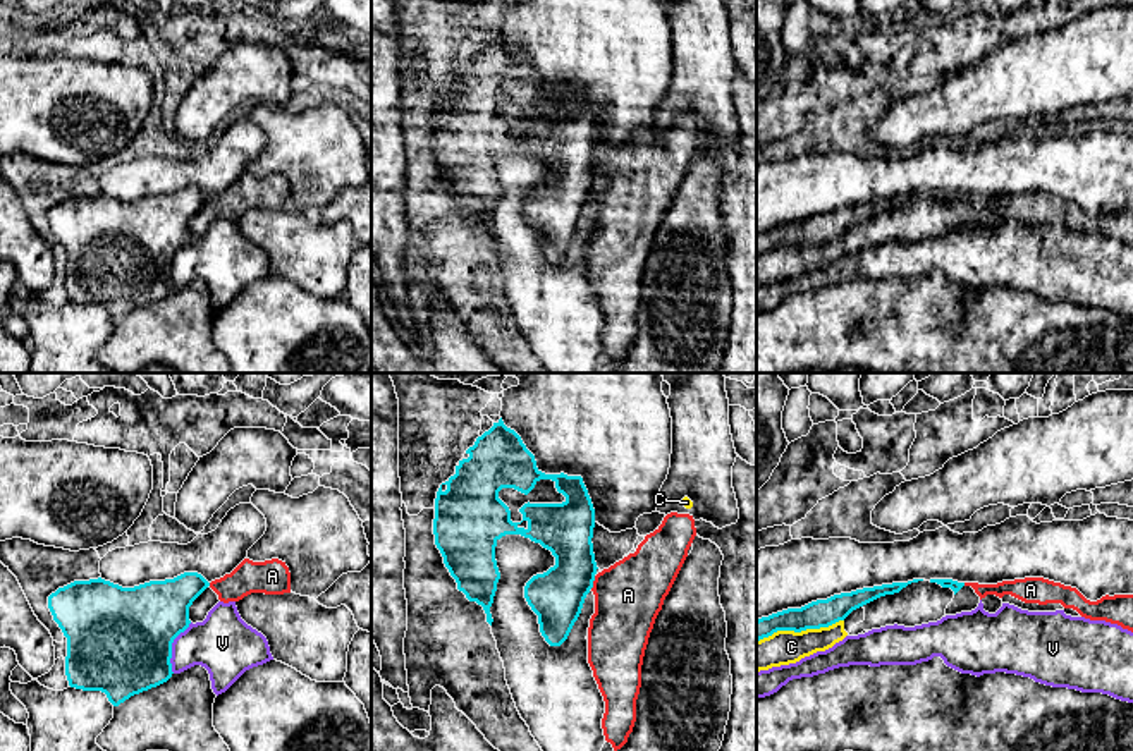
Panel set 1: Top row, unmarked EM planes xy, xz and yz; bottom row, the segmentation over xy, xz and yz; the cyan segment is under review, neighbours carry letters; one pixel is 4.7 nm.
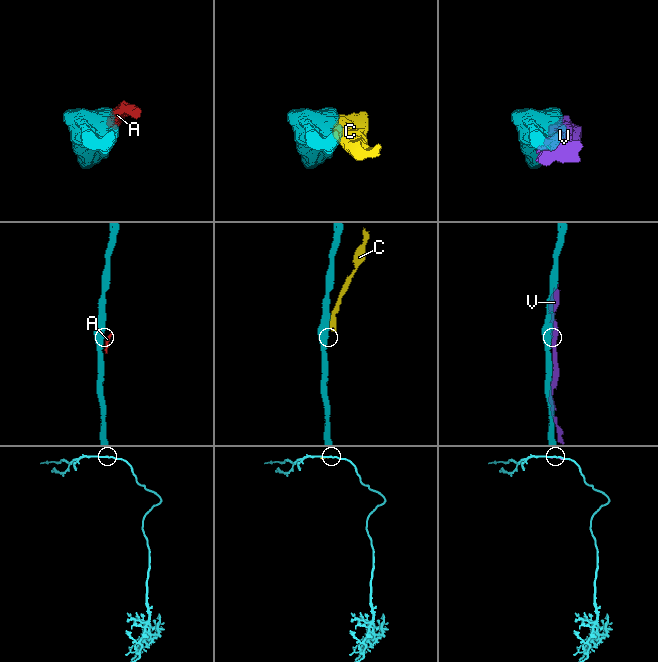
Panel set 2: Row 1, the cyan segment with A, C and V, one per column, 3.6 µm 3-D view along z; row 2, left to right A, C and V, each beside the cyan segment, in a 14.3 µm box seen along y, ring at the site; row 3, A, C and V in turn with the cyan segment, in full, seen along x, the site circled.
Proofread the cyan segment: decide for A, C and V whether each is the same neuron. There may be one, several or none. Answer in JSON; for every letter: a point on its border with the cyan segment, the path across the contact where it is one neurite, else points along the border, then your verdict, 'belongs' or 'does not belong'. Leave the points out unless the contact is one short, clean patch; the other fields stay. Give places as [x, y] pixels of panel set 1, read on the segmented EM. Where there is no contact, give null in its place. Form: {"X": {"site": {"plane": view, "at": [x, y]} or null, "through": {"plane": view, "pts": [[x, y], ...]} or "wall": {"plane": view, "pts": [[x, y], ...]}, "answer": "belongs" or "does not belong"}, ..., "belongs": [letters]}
{"A": {"site": {"plane": "xz", "at": [592, 583]}, "wall": {"plane": "xz", "pts": [[595, 576], [590, 588]]}, "answer": "does not belong"}, "C": {"site": {"plane": "yz", "at": [800, 631]}, "answer": "does not belong"}, "V": {"site": {"plane": "xy", "at": [171, 648]}, "answer": "does not belong"}, "belongs": []}

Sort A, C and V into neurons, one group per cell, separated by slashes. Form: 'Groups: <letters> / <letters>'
Groups: A C / V

